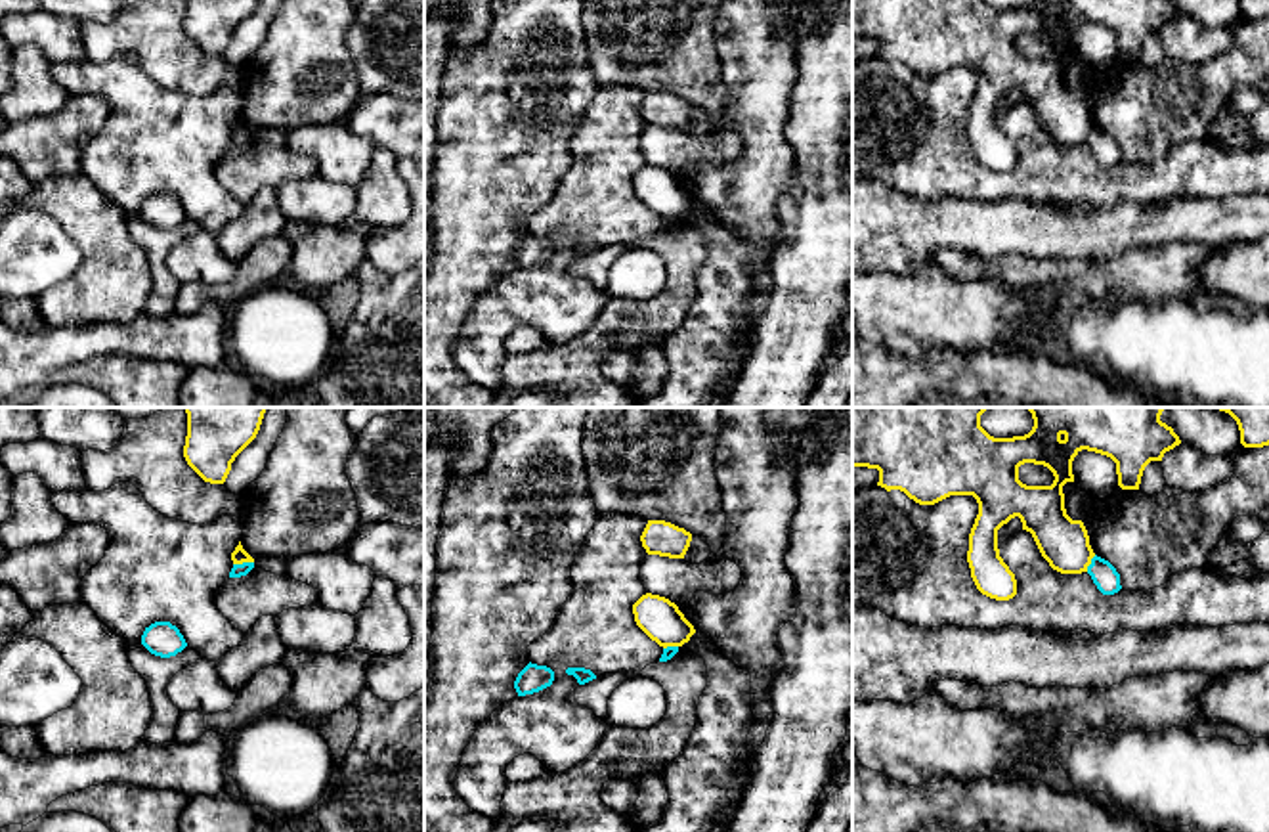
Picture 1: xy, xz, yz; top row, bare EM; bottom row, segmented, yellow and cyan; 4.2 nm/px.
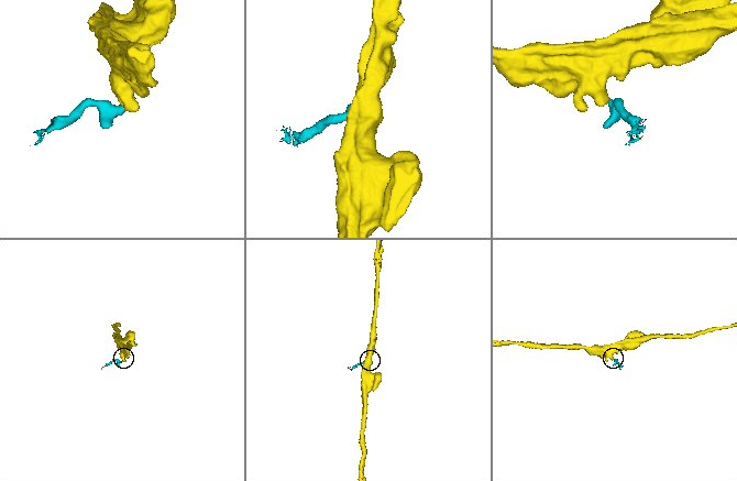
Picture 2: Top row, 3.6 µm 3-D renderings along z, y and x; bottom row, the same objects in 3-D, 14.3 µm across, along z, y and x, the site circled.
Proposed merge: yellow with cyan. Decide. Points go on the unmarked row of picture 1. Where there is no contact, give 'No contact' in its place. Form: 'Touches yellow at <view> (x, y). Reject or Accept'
Touches yellow at xy (243, 132). Reject

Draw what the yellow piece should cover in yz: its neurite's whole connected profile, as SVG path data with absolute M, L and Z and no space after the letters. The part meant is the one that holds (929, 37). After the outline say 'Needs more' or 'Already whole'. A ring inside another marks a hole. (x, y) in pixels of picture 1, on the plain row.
M852 0L852 38L879 42L877 57L904 63L919 77L935 77L950 67L973 67L979 75L979 86L969 105L967 134L977 161L996 172L1009 172L1017 166L1017 151L1000 128L998 101L1019 88L1022 101L1030 103L1042 128L1061 145L1087 143L1095 128L1089 107L1082 92L1072 92L1065 80L1063 57L1074 54L1072 33L1082 23L1095 23L1116 34L1118 57L1122 61L1139 61L1145 38L1151 33L1162 33L1164 25L1179 17L1181 11L1173 0L1032 0L1024 8L994 10L984 0ZM1024 34L1047 38L1055 52L1051 57L1026 57L1019 52L1019 38Z. Already whole

